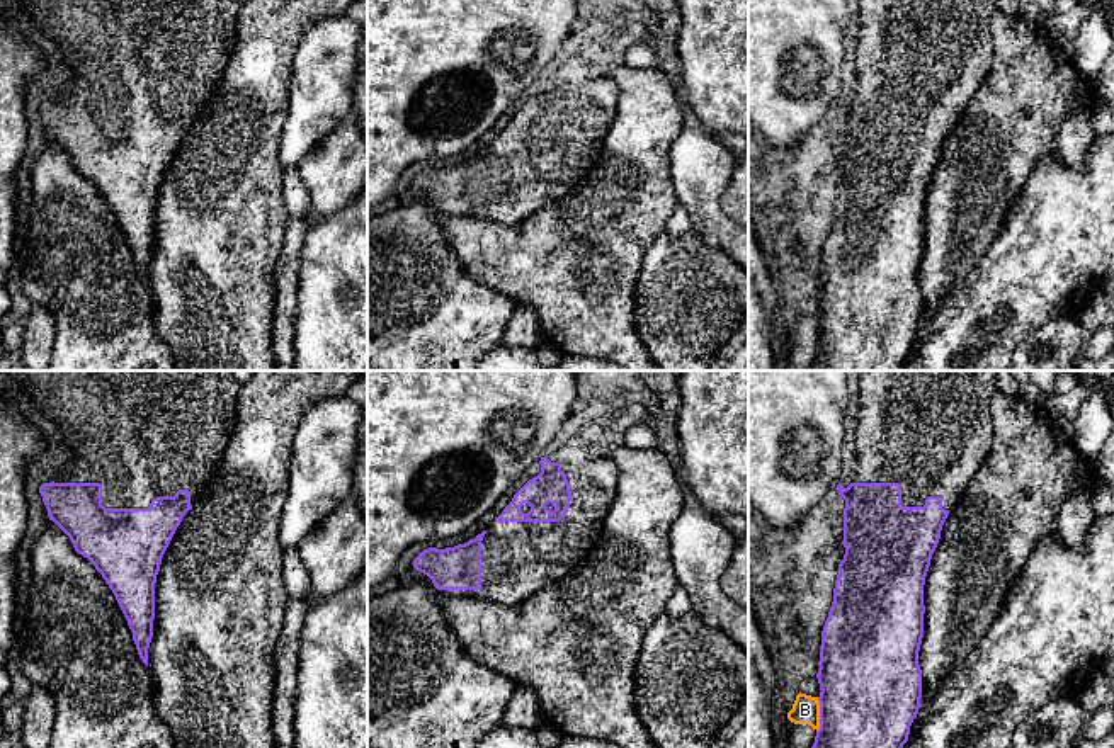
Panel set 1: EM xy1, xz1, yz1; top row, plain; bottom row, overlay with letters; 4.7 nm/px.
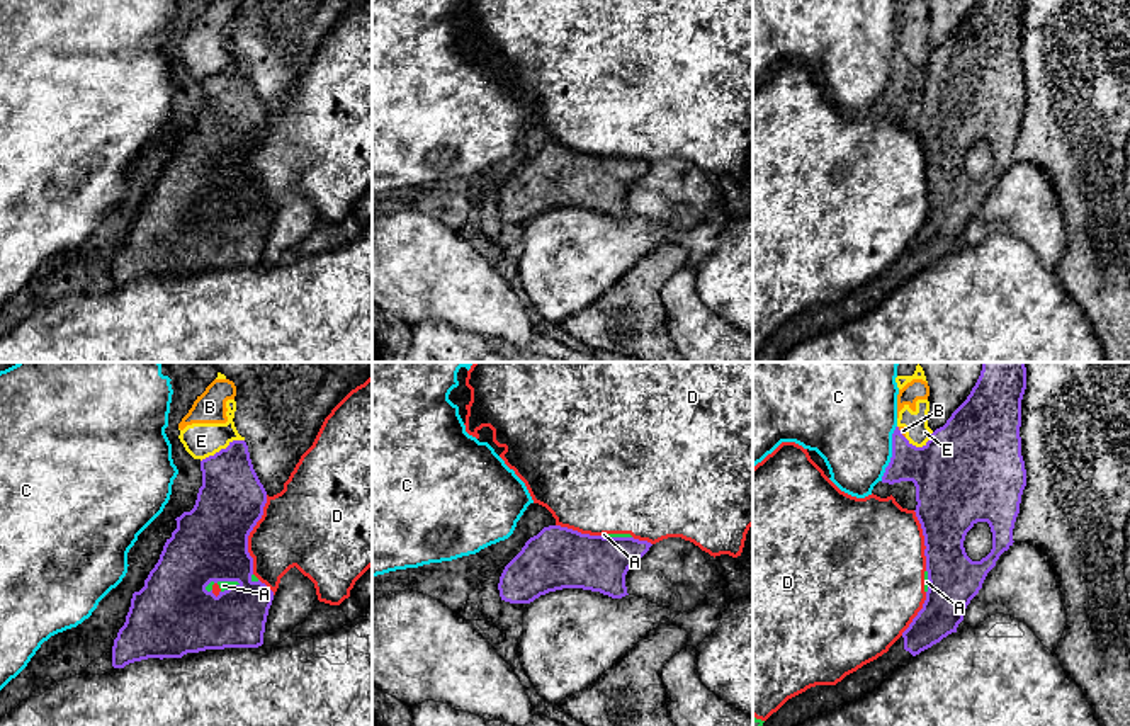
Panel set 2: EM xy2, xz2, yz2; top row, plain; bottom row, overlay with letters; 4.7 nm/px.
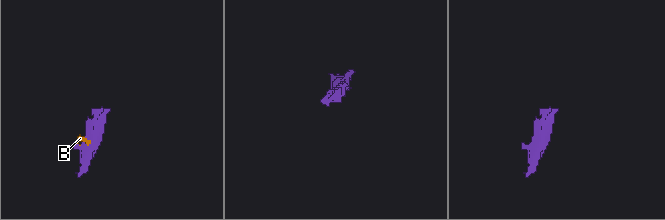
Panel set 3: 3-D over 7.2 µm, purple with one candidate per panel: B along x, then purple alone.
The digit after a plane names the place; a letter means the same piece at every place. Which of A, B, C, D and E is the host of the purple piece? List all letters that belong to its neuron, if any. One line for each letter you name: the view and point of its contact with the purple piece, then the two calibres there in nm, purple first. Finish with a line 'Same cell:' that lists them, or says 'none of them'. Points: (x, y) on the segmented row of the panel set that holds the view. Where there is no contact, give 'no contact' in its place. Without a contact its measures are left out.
Same cell: none of them

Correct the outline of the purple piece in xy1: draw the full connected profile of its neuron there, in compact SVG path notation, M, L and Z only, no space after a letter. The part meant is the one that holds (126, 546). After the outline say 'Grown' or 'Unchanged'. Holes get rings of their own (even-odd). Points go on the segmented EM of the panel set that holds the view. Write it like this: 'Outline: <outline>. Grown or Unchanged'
Outline: M0 371L3 400L15 405L48 444L56 442L68 454L63 481L39 486L48 517L112 590L146 666L162 558L184 515L223 469L240 388L231 371Z. Grown

